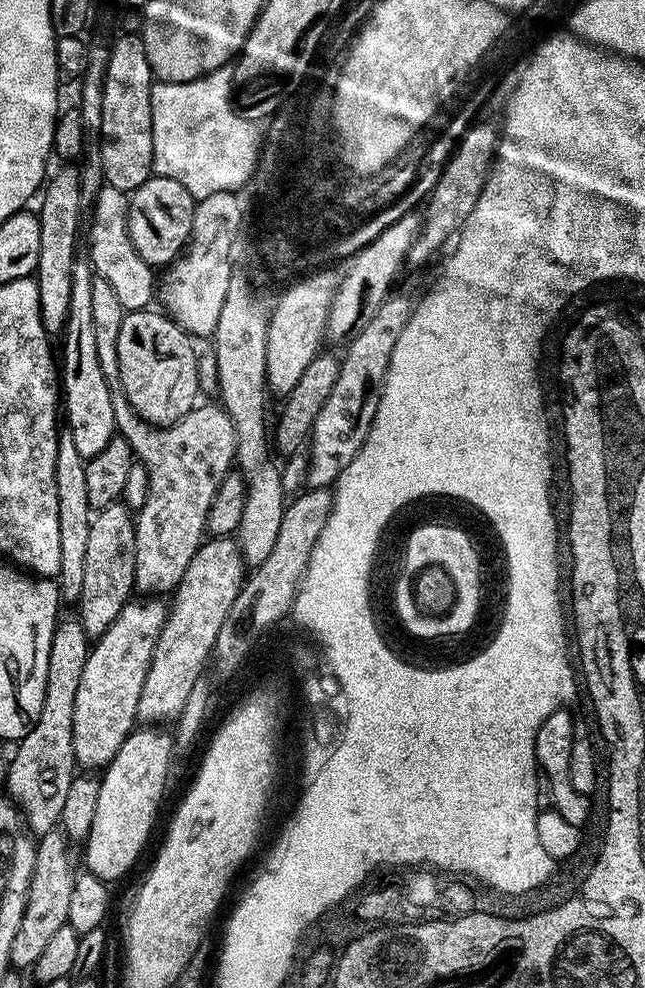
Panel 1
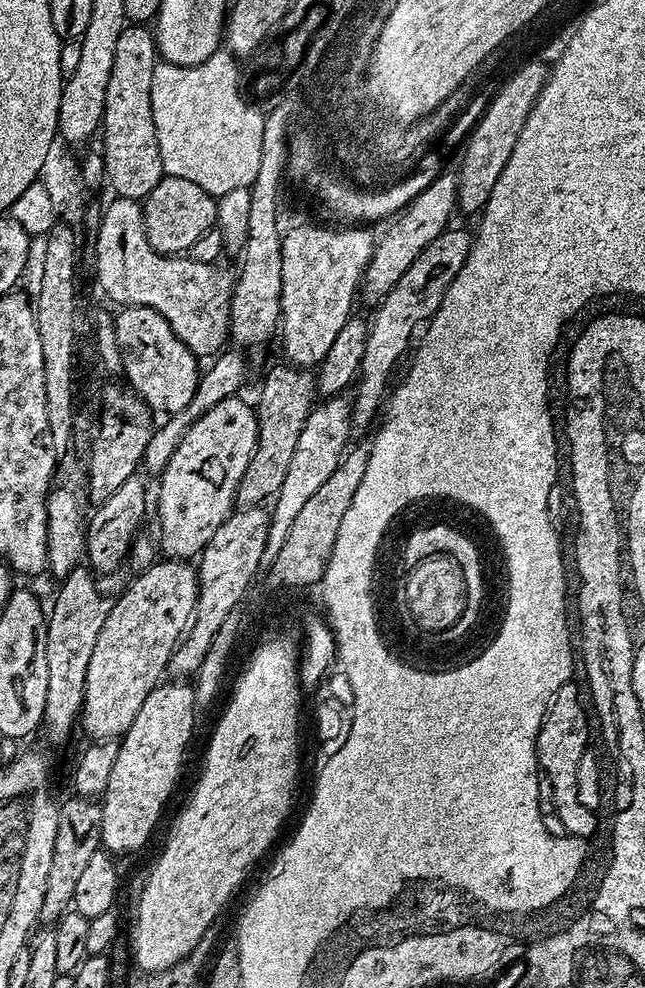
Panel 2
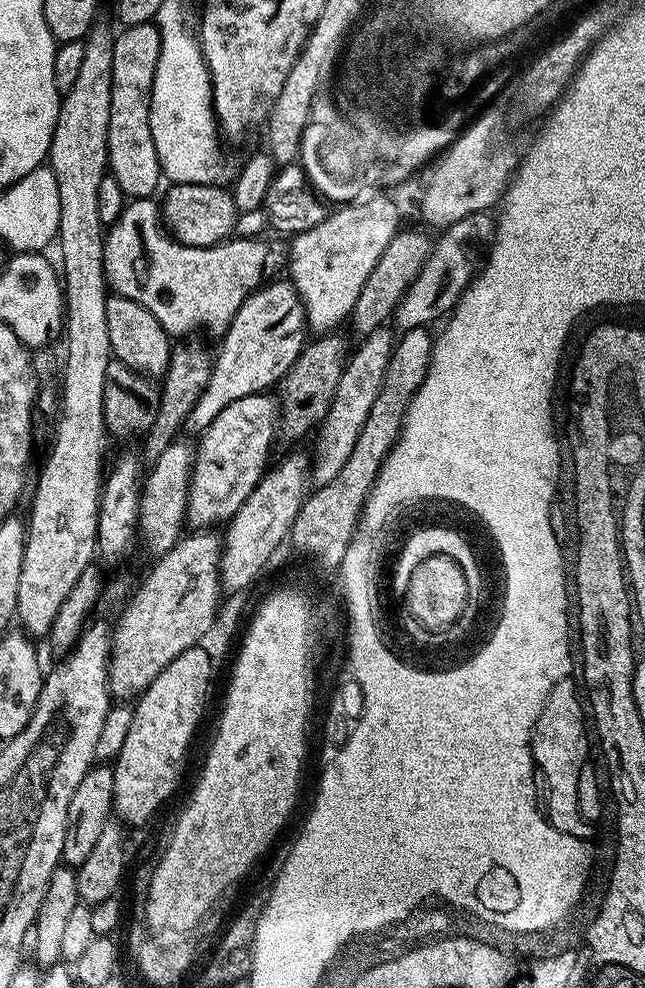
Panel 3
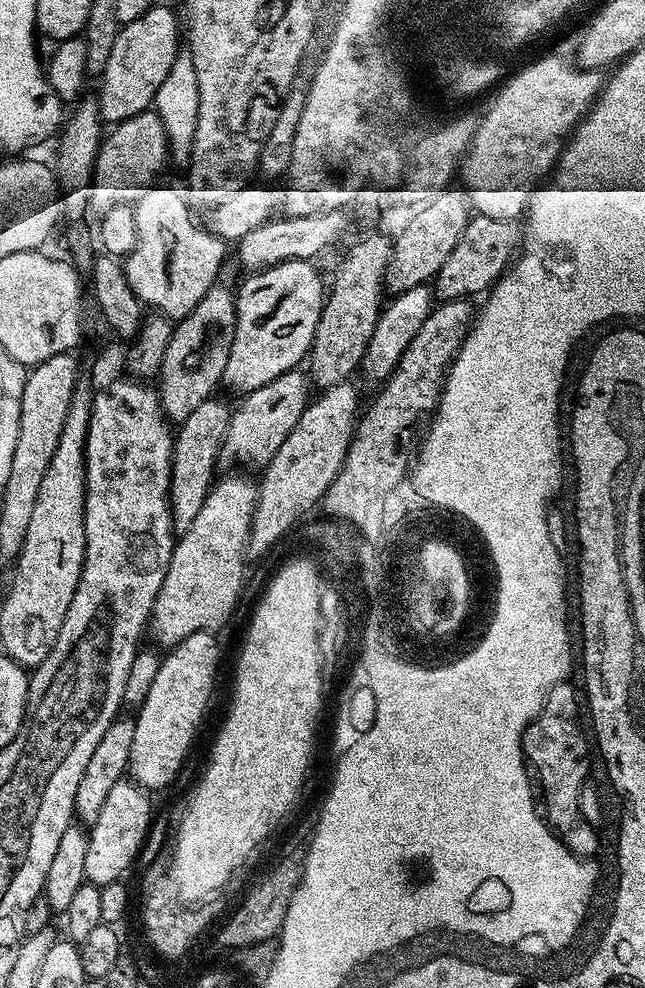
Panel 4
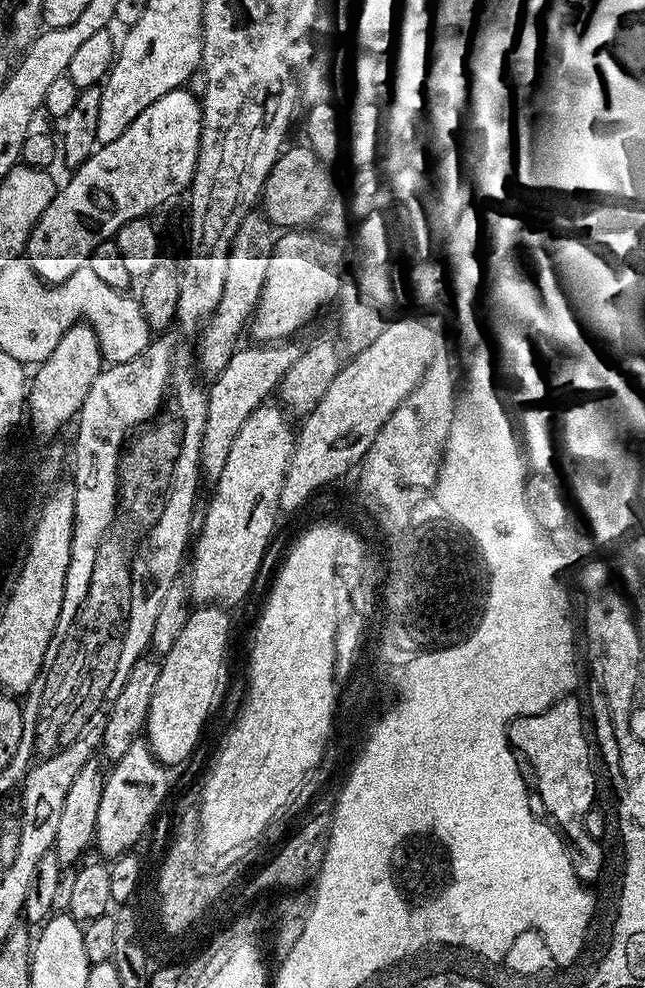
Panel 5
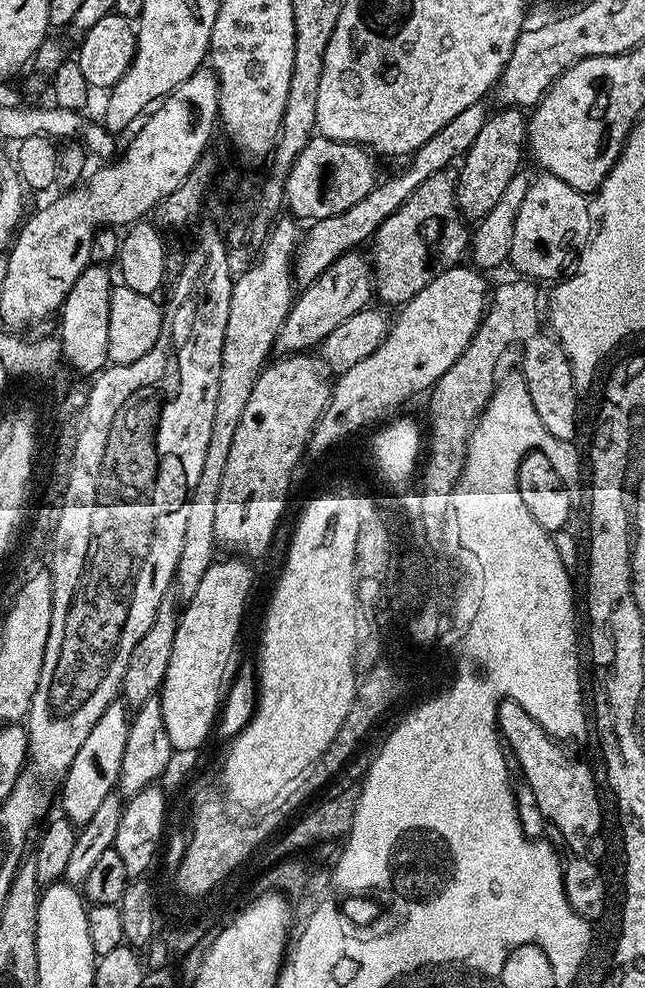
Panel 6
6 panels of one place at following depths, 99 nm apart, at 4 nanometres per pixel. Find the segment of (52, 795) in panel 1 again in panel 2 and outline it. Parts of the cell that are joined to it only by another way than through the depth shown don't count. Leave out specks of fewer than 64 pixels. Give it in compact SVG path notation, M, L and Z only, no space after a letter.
M84 564L76 565L71 571L67 573L63 580L61 581L62 586L59 588L54 602L47 609L46 619L48 625L46 626L46 706L44 707L44 718L42 721L42 732L48 735L48 740L52 744L64 744L72 736L72 727L77 727L78 717L84 706L84 691L86 690L86 666L90 666L90 658L94 654L94 645L98 642L98 634L102 634L102 625L106 623L106 618L110 610L113 608L115 601L110 595L109 597L102 594L95 582L97 579L95 575L91 572L91 569Z

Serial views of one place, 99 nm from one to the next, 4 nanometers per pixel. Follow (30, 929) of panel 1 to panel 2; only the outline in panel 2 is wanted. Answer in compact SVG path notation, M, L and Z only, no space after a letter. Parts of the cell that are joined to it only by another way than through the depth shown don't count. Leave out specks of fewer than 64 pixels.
M69 795L69 800L59 805L58 834L54 838L54 854L50 858L50 874L46 877L46 894L42 898L40 920L55 922L69 911L74 898L74 886L85 872L90 857L101 851L102 810L95 799Z

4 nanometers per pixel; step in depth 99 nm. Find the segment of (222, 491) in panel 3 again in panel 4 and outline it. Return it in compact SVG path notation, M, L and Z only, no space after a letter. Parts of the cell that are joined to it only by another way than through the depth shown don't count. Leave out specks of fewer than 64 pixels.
M293 370L282 374L278 378L274 378L274 382L266 382L266 386L258 386L258 390L247 393L243 397L244 400L240 404L240 409L233 411L229 418L229 428L226 430L224 444L220 447L219 459L225 464L245 464L248 468L263 469L274 458L274 454L278 454L278 446L282 446L282 442L286 442L286 434L290 434L290 430L294 430L294 426L298 426L298 418L302 418L302 414L308 409L310 403L310 395L308 396L308 388L310 389L310 380L303 371Z

